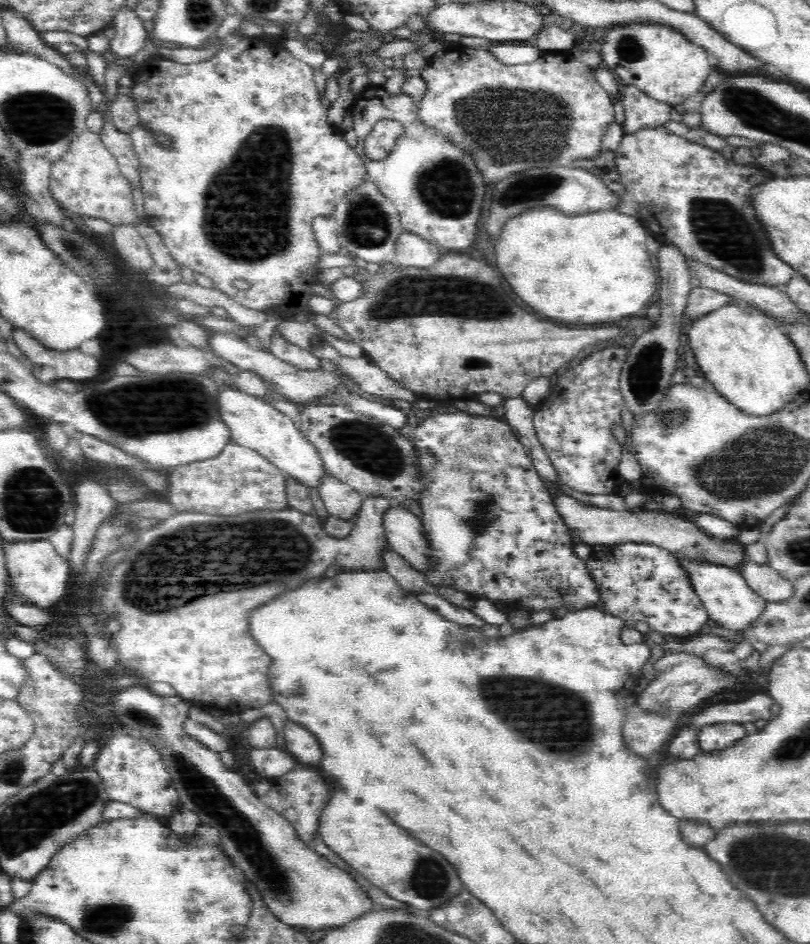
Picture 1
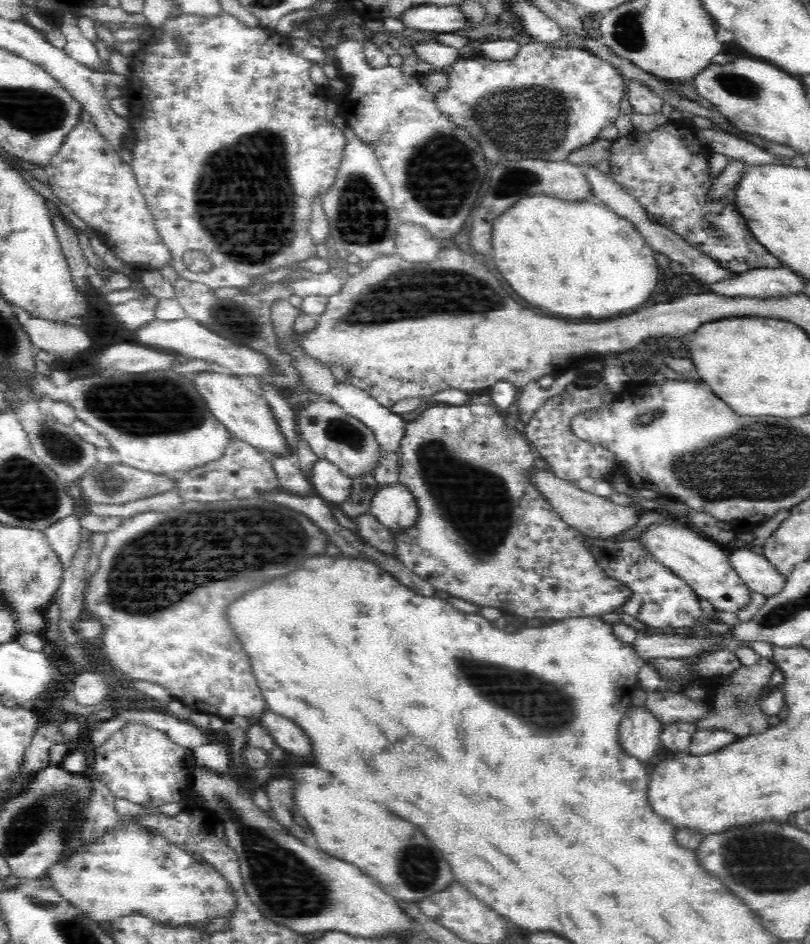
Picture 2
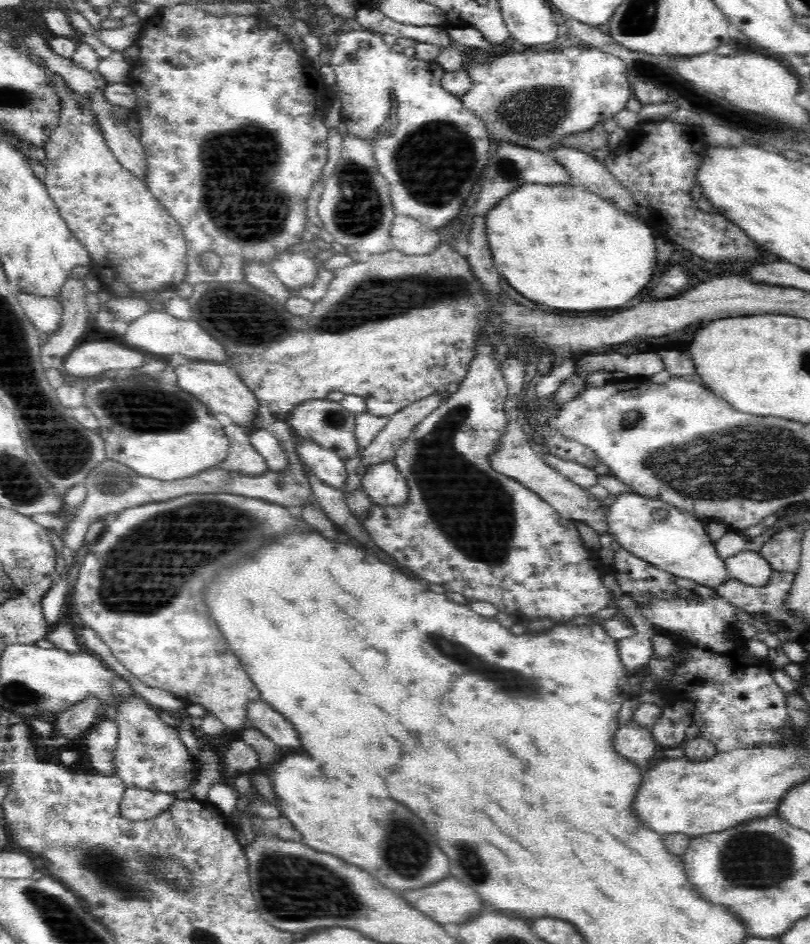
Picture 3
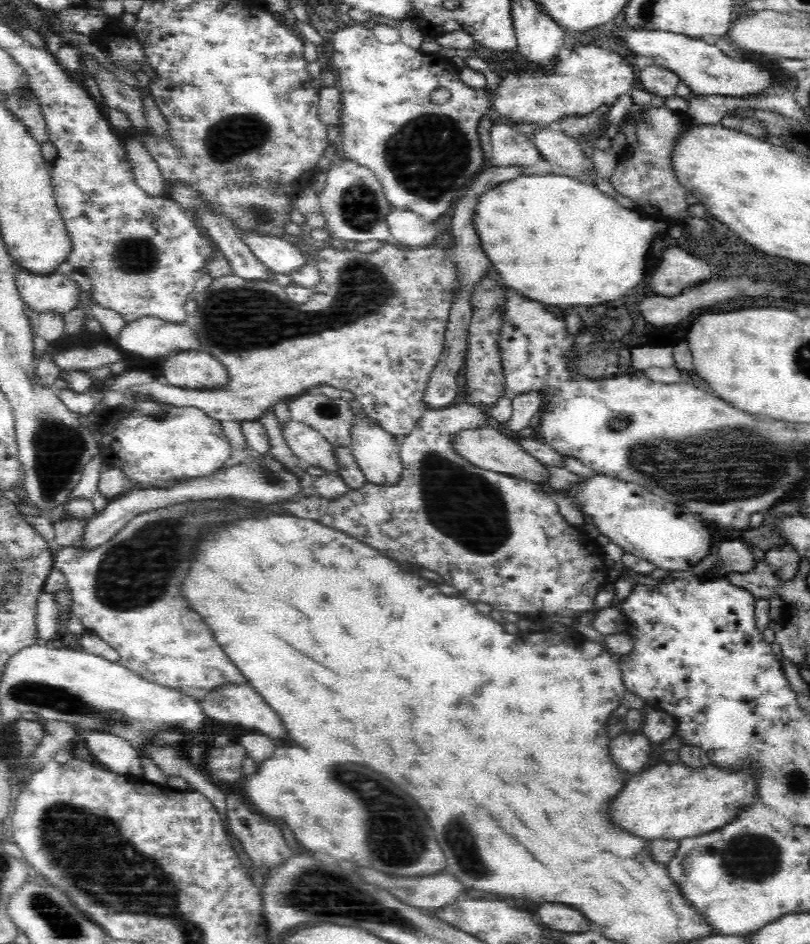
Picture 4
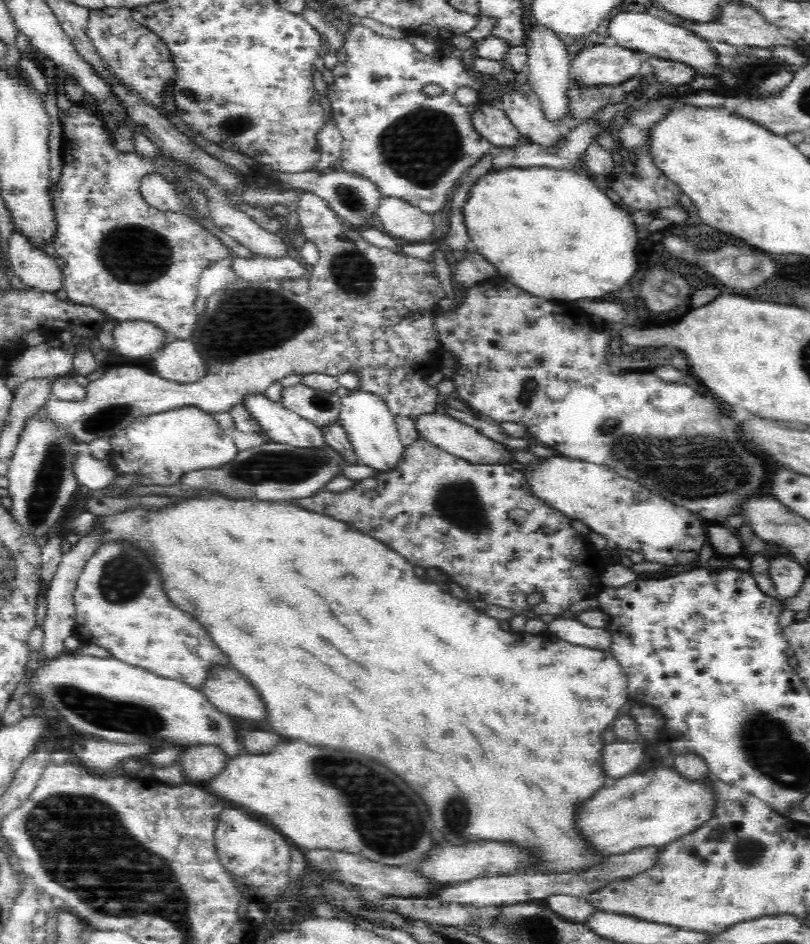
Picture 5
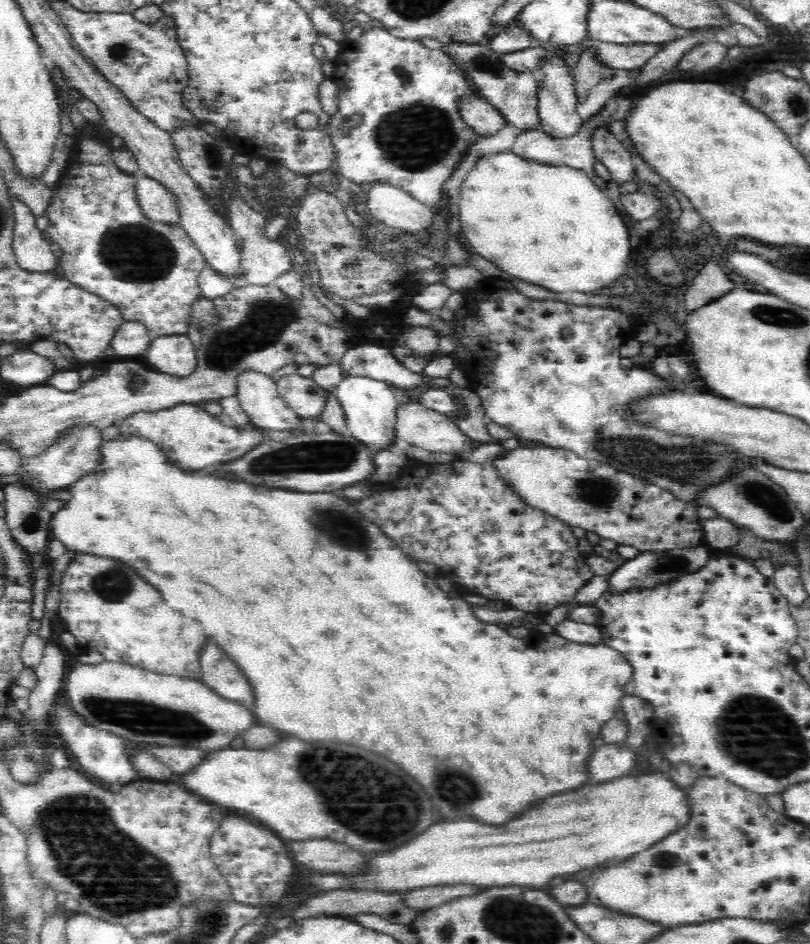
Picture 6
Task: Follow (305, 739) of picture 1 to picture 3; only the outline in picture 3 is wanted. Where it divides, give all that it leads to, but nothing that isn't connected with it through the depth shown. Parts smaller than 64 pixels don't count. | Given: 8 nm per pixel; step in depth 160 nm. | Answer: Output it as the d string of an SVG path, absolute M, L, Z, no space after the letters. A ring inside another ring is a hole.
M264 699L252 702L247 711L248 726L263 732L278 746L296 748L300 746L298 732L283 714L272 708Z

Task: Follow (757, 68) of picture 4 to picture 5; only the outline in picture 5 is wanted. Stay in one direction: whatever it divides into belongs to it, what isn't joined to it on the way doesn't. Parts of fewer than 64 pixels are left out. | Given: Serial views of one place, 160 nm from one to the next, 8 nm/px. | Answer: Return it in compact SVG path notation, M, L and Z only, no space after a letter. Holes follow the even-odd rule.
M623 11L612 16L610 20L603 24L601 30L604 30L604 36L607 36L610 43L614 43L618 46L636 51L637 53L647 53L651 56L656 56L657 59L672 60L677 63L685 64L686 67L690 67L692 71L694 68L698 70L698 74L722 74L720 70L720 62L718 62L719 54L716 54L710 49L707 41L702 37L694 35L688 28L683 28L680 25L674 25L665 20L662 16L652 16L649 12L635 12L635 11Z

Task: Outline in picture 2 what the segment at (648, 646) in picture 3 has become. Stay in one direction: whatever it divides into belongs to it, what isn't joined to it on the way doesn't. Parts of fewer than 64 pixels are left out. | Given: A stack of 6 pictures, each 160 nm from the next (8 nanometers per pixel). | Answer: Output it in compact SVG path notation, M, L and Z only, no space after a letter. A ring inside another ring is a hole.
M638 631L632 643L635 652L643 660L649 658L701 658L704 654L720 651L720 648L704 638L684 638L683 635L665 635L664 633L649 634Z

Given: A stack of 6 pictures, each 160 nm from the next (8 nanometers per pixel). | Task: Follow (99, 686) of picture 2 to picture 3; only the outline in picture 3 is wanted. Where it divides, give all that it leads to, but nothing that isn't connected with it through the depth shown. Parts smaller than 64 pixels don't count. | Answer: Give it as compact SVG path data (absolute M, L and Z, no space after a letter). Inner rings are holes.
M89 695L84 700L76 702L52 721L54 736L65 736L68 740L74 740L82 732L87 732L100 720L100 707L102 701L95 695Z

